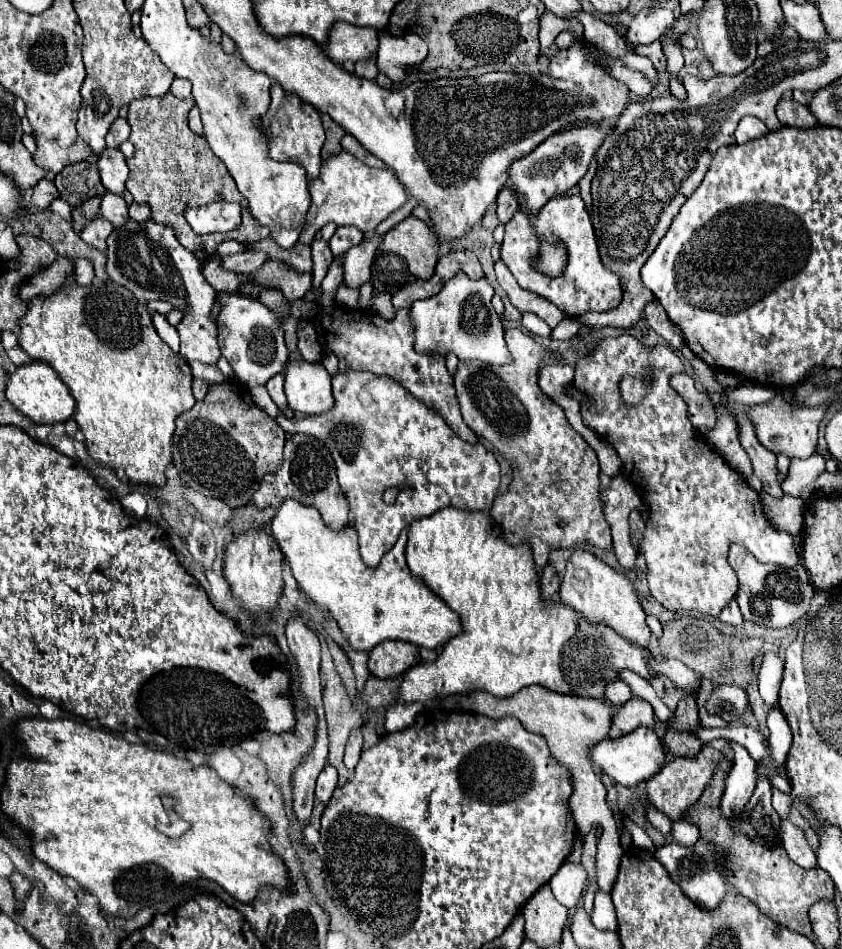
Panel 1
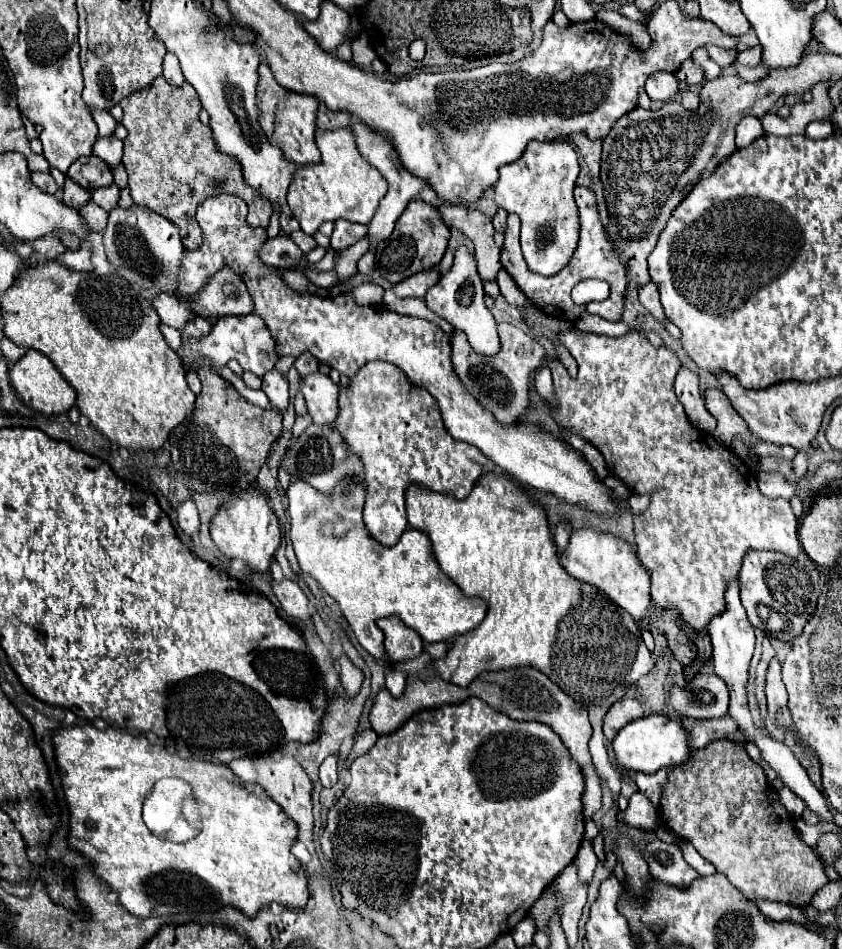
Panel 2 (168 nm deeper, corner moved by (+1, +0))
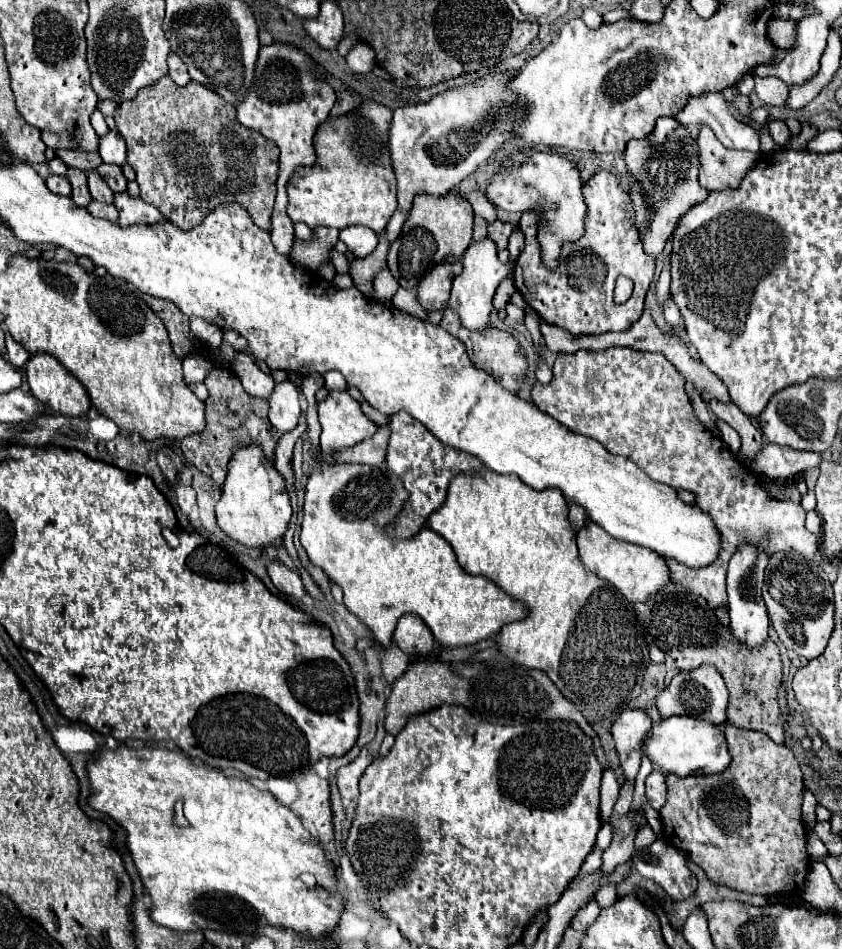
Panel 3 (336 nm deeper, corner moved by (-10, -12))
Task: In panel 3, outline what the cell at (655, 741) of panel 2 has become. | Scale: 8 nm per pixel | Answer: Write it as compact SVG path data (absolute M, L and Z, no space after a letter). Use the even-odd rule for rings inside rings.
M692 716L664 718L658 726L652 728L650 736L646 738L644 752L650 756L652 764L658 766L664 774L674 772L678 776L690 776L696 770L702 774L722 772L732 762L724 732L714 724Z

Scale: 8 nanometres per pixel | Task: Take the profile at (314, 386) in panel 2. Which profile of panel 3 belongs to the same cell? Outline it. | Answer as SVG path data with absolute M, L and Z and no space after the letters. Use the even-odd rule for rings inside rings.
M330 392L326 400L318 404L322 434L320 446L324 454L346 450L366 438L370 438L378 426L364 416L360 404L346 392Z

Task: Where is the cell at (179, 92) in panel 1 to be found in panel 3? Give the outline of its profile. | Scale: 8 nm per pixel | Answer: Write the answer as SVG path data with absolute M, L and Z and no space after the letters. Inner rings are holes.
M170 52L168 56L168 76L178 84L178 86L186 86L190 82L190 76L188 76L188 70L186 70L186 64Z

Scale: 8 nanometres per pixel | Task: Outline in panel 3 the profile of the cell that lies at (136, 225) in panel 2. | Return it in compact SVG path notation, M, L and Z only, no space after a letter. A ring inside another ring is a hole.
M116 192L114 204L120 212L120 218L118 218L120 226L130 226L130 224L140 224L140 222L150 224L150 222L164 220L162 214L152 204L140 200L140 198L132 198L132 196L128 196L128 192Z

